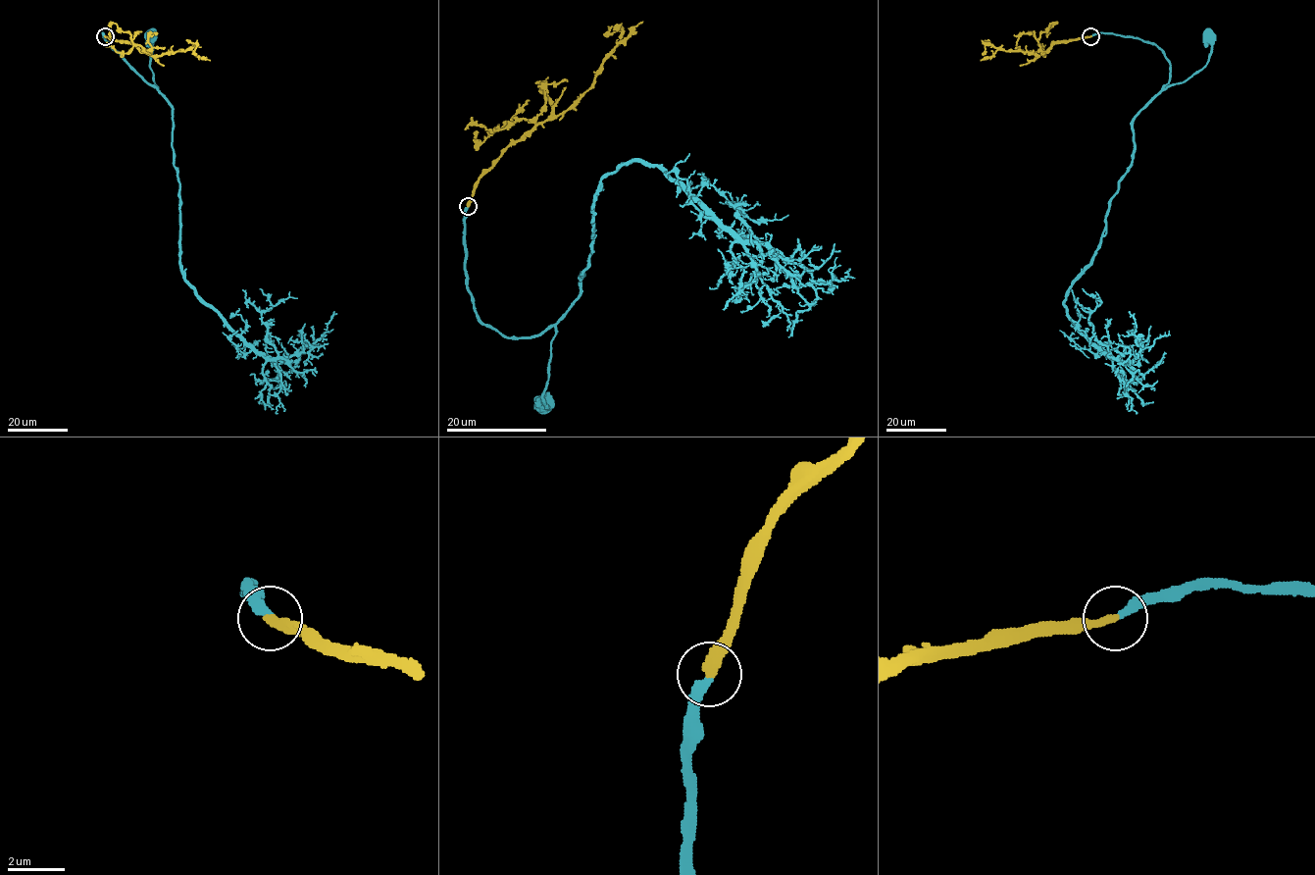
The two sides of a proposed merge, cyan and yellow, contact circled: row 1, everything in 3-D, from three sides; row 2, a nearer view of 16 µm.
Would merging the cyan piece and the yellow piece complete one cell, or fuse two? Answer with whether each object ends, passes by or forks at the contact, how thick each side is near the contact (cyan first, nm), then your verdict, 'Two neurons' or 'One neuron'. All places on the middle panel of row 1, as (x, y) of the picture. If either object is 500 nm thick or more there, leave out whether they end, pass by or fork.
At the ring cyan ends. At the ring yellow ends. Thickness 320 nm (cyan) against 320 nm. One neuron

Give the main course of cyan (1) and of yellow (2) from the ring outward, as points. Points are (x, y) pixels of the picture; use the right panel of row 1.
1: (1091, 36), (1113, 33), (1154, 43), (1170, 64), (1163, 89), (1185, 81), (1206, 64), (1209, 36)
2: (1090, 36), (1057, 41), (1039, 56), (997, 49), (989, 58), (981, 60)

